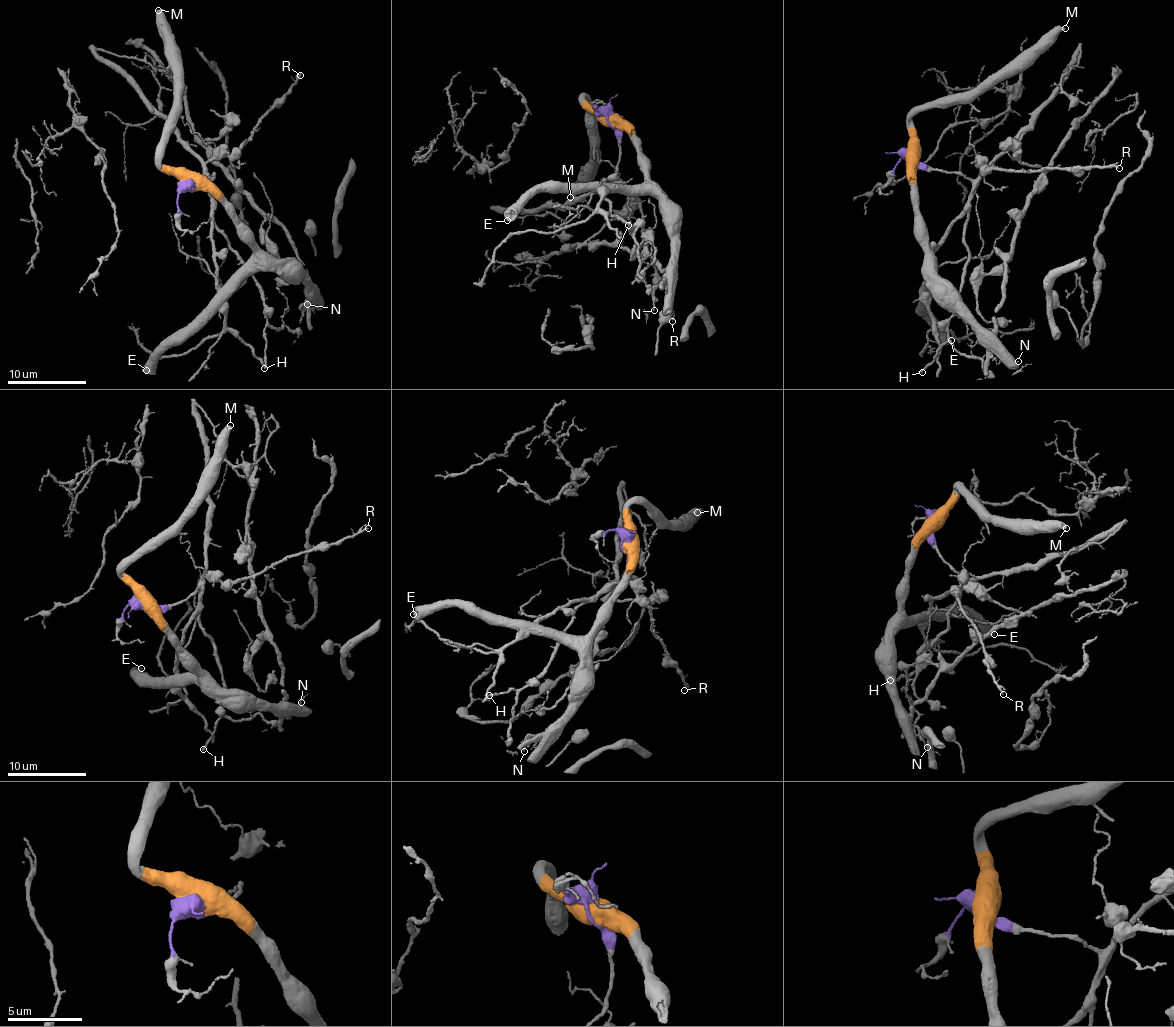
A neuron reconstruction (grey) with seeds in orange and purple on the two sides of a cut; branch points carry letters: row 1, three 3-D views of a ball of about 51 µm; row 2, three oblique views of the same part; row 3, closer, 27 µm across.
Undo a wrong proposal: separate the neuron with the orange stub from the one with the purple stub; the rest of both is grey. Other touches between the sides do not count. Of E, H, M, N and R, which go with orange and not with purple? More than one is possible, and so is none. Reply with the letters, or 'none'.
E, M, N

